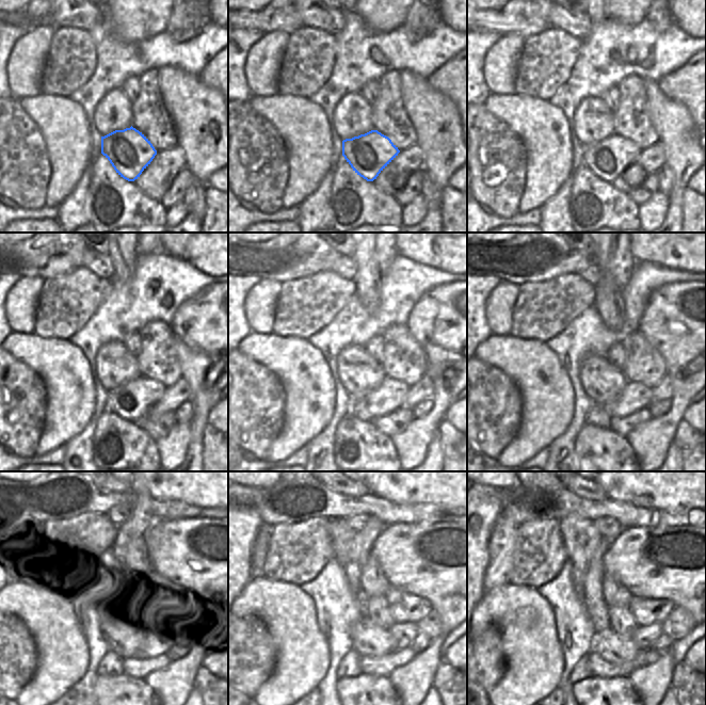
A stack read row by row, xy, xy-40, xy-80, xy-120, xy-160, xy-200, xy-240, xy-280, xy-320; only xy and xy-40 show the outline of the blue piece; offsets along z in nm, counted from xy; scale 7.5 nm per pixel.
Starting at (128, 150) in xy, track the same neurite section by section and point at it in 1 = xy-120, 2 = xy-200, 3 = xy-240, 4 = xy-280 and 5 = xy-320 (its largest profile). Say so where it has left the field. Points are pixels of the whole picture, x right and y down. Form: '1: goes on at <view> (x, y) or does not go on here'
1: goes on at xy-120 (131, 400)
2: goes on at xy-200 (635, 396)
3: goes on at xy-240 (161, 636)
4: goes on at xy-280 (403, 634)
5: goes on at xy-320 (643, 637)

